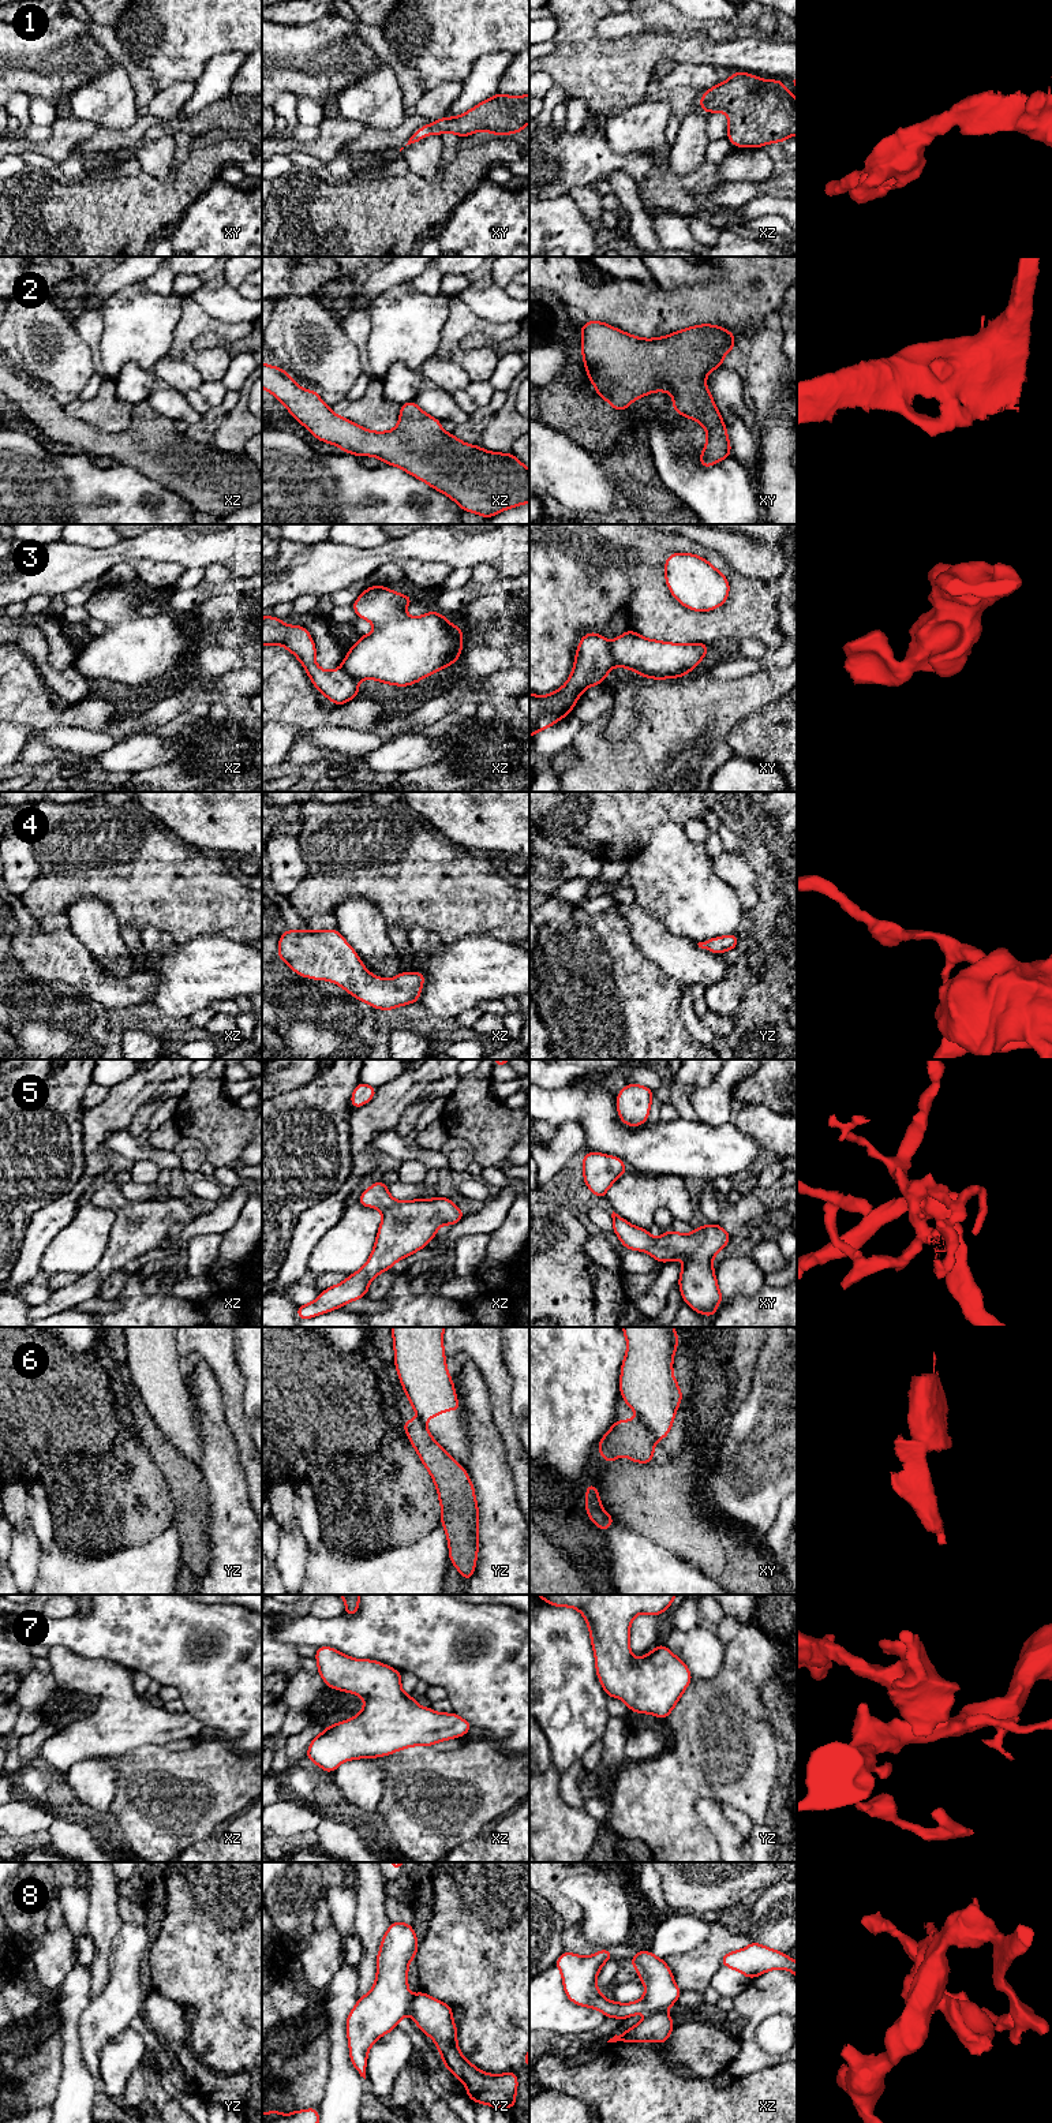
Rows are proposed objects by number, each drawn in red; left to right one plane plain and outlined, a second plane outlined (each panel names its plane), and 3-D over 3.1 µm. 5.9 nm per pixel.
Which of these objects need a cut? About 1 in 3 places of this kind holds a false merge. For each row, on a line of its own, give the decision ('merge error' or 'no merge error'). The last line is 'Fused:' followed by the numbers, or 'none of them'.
1: no merge error
2: no merge error
3: merge error
4: no merge error
5: no merge error
6: merge error
7: no merge error
8: merge error
Fused: 3, 6, 8

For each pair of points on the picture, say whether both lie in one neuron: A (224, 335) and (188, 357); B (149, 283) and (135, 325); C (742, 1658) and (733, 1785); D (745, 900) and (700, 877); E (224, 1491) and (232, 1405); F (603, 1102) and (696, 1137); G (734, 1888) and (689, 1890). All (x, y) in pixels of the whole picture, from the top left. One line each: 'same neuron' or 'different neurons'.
A: same neuron
B: different neurons
C: same neuron
D: different neurons
E: different neurons
F: same neuron
G: same neuron

